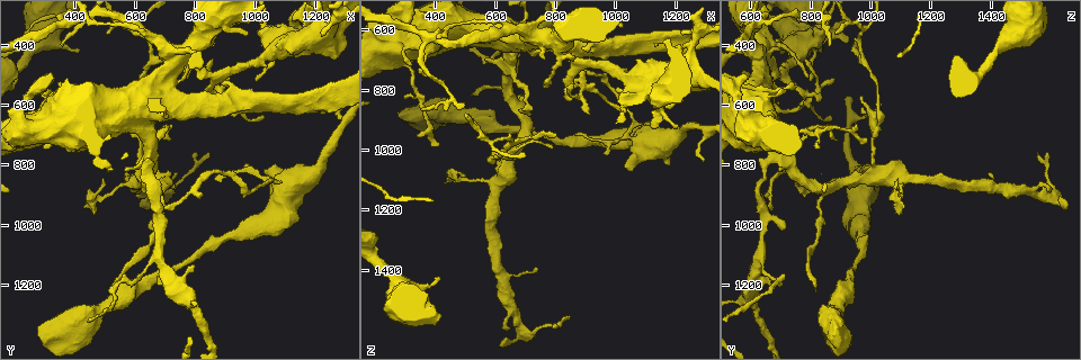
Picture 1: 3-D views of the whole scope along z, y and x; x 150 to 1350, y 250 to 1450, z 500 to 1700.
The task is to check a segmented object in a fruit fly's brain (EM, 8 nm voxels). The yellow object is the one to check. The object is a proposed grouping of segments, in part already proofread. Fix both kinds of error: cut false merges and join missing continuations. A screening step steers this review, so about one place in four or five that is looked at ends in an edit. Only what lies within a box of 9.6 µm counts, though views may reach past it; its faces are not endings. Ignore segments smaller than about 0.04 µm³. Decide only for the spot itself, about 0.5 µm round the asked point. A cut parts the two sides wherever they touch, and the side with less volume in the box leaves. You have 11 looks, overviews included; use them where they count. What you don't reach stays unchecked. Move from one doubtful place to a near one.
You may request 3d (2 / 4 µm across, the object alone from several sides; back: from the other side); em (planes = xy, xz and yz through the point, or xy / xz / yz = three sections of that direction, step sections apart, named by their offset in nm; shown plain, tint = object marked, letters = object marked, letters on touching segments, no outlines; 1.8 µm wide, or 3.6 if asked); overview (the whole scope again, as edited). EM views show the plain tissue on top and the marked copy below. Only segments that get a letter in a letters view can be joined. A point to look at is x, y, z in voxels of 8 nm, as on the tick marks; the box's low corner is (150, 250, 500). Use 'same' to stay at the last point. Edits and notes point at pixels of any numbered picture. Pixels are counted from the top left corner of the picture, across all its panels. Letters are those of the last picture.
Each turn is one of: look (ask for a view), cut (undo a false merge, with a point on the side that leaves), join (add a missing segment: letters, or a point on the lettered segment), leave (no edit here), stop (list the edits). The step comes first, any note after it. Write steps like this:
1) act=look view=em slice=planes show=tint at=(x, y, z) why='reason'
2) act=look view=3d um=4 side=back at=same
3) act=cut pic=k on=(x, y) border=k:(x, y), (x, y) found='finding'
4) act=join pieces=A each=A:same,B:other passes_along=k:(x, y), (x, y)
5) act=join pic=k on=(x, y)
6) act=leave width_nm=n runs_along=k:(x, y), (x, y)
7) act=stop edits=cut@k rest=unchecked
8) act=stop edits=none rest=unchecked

act=look view=3d um=2 at=(1020, 630, 860) why='an open end'

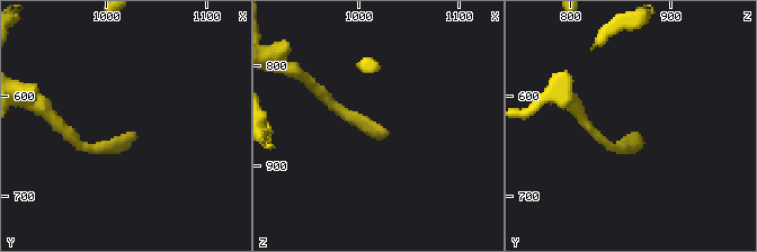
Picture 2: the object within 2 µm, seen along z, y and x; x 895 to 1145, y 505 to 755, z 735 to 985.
act=look view=em slice=planes show=letters at=(1022, 636, 870) why='need the tissue'

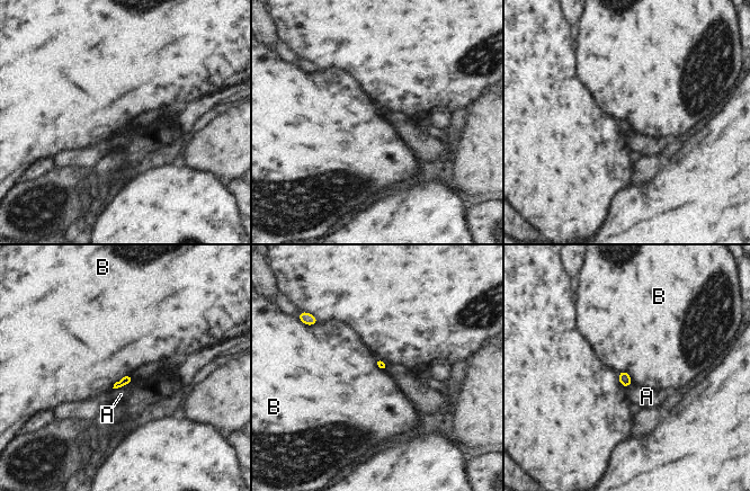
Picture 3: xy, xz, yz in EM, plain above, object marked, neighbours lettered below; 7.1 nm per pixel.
act=leave longest_contact=B:180nm each=A:other,B:other border=3:(131, 373), (122, 376), (112, 387) found='no lettered segment goes on from it'

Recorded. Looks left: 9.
act=look view=em slice=planes show=letters at=(770, 430, 640) why='abrupt turn'

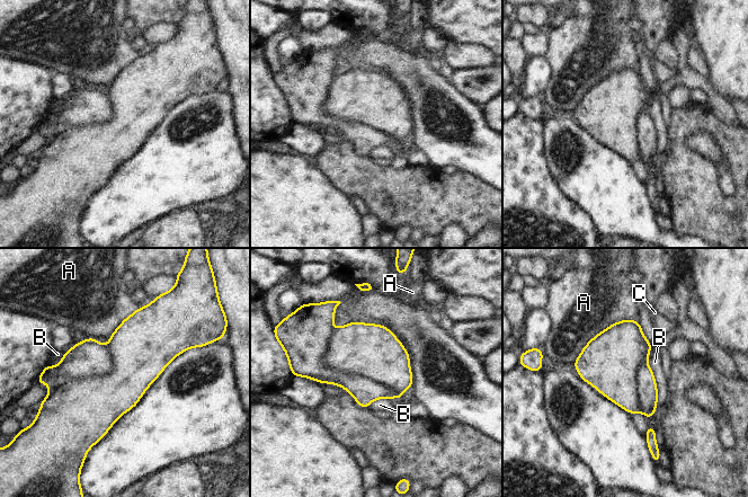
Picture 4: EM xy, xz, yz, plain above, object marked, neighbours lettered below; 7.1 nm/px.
act=leave each=A:other,B:other,C:other border=4:(651, 345), (647, 361), (658, 404) found='all the same neuron'

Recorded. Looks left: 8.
act=look view=em slice=planes show=letters at=(680, 950, 640) why='three-way junction'

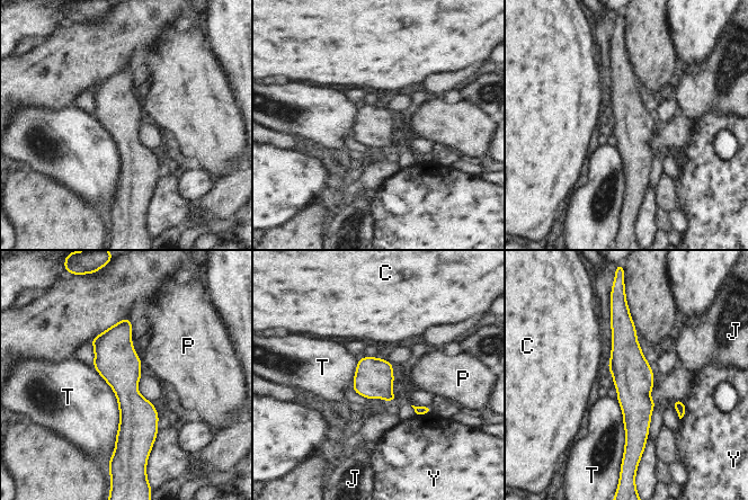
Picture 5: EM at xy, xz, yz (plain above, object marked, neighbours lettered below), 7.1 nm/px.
act=leave each=C:other,J:other,P:other,T:other,Y:other runs_along=5:(625, 309), (637, 444) found='all the same neuron'

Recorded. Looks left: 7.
act=look view=em slice=planes show=letters at=(440, 940, 1100) why='thin end'

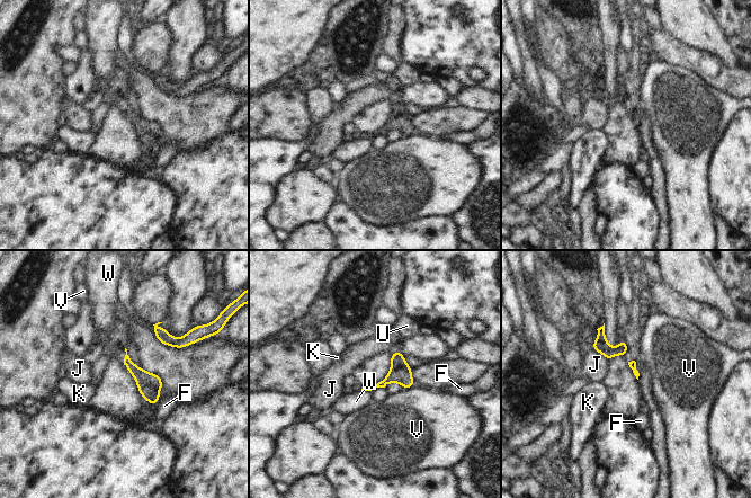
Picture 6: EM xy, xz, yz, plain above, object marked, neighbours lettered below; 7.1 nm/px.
act=leave each=F:other,J:other,K:other,U:other,V:other,W:other border=6:(361, 389), (369, 391) found='none of them fits'

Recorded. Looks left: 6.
act=stop edits=none rest=unchecked

